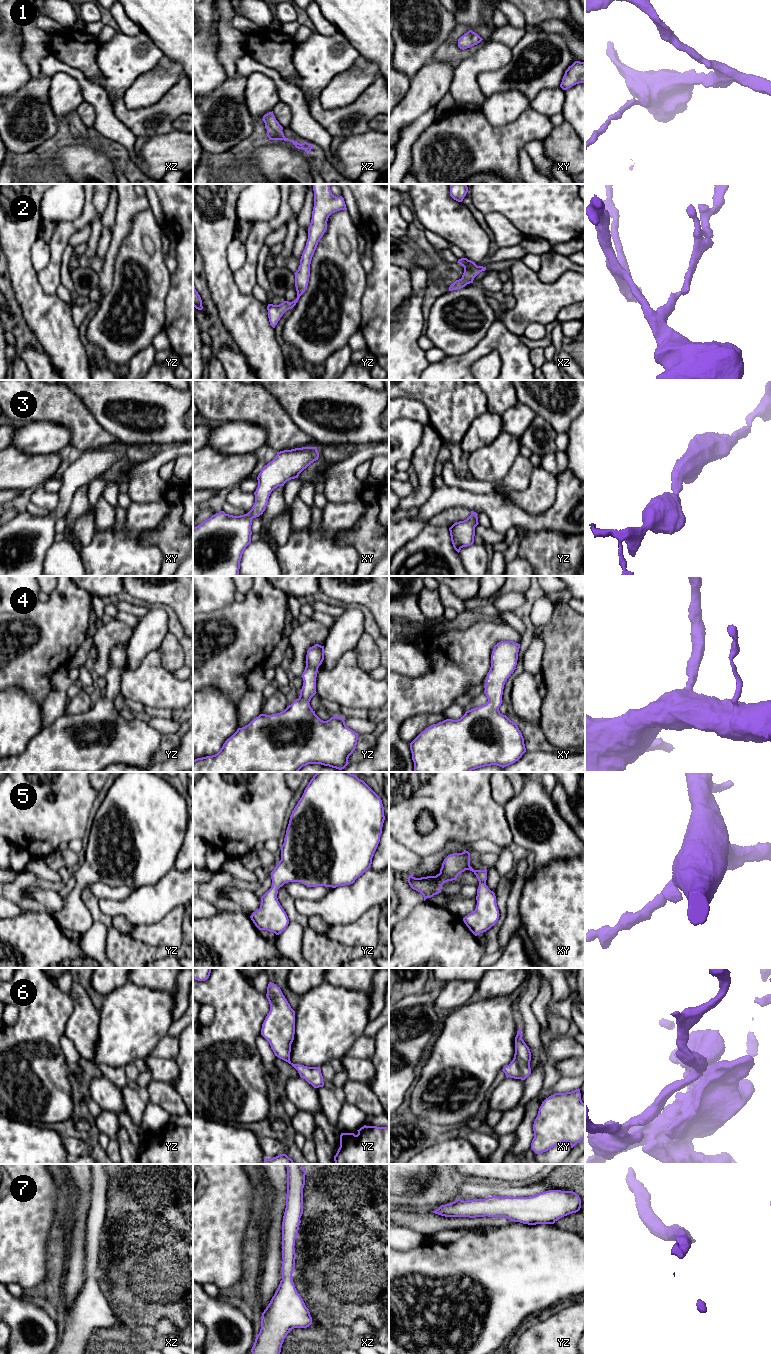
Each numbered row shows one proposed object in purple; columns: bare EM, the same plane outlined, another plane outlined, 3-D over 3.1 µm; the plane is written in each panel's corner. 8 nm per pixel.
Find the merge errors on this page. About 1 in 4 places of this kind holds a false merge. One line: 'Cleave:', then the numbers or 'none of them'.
Cleave: none of them

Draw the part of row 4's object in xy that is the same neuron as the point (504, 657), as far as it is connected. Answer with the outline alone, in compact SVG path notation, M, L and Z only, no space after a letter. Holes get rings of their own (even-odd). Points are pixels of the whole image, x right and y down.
M497 643L491 655L491 667L484 685L488 701L465 712L458 720L446 719L422 731L411 743L414 772L471 772L497 765L502 768L518 761L526 752L524 738L516 723L499 711L505 682L514 672L520 644Z

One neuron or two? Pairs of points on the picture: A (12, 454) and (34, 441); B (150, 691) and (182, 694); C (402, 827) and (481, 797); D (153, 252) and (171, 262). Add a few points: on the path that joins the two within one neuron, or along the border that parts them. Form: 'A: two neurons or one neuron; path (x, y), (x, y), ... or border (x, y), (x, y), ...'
A: two neurons; border (10, 446), (27, 453), (42, 454)
B: one neuron; path (158, 691), (174, 693)
C: one neuron; path (418, 806), (426, 798), (460, 797)
D: two neurons; border (163, 254), (163, 260), (170, 273)

